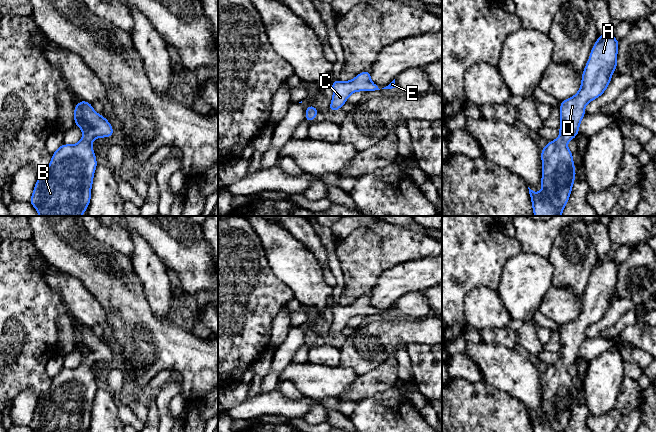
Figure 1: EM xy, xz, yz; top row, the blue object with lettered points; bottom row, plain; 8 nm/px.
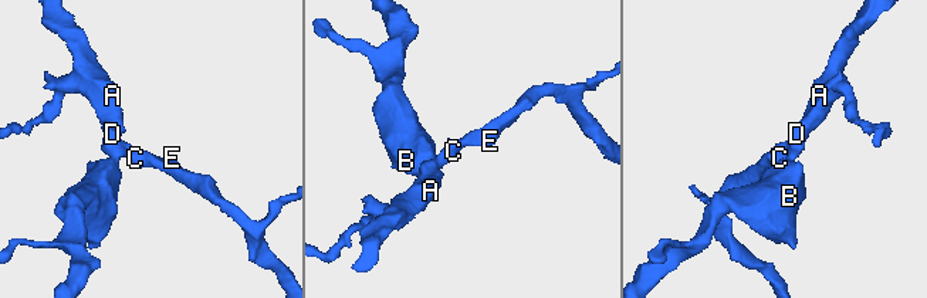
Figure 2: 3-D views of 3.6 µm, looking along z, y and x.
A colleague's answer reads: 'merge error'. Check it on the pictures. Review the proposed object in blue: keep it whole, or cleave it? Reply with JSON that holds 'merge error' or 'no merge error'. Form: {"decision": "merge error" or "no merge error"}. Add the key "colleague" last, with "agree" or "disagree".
{"decision": "no merge error", "colleague": "disagree"}

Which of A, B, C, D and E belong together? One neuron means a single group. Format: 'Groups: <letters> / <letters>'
Groups: A B C D E

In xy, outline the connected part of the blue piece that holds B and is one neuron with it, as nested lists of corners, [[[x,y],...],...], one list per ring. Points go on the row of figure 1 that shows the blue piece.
[[[80,99],[78,105],[74,105],[74,122],[82,130],[82,139],[73,145],[62,144],[51,154],[52,159],[50,164],[40,172],[33,189],[29,203],[35,207],[39,216],[82,216],[90,204],[93,177],[98,165],[92,148],[92,141],[101,137],[110,138],[115,131],[109,121],[93,109],[91,103],[82,99]]]

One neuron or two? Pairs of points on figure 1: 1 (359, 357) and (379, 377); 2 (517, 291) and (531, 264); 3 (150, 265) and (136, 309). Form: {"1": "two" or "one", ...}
{"1": "two", "2": "one", "3": "two"}

